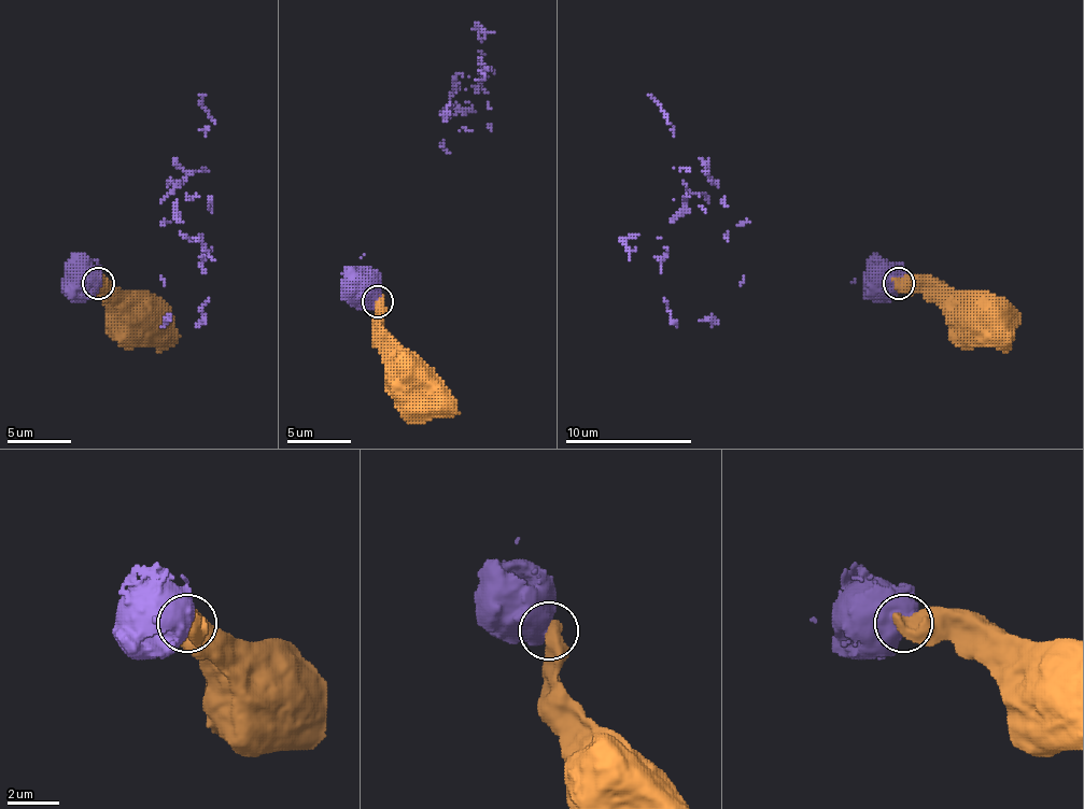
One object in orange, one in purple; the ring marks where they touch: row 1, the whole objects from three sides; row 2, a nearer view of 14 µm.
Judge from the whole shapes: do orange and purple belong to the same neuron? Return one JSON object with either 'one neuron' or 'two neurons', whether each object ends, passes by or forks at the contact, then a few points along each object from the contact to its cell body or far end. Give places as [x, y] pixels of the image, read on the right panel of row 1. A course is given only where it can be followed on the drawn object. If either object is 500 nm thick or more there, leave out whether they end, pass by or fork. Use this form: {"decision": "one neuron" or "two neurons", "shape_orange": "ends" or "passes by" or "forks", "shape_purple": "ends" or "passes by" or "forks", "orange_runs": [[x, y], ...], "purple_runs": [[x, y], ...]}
{"decision": "two neurons", "orange_runs": [[899, 282], [925, 282], [982, 321]], "purple_runs": [[899, 282], [852, 282], [702, 193], [689, 193], [661, 238], [664, 301], [676, 326]]}

